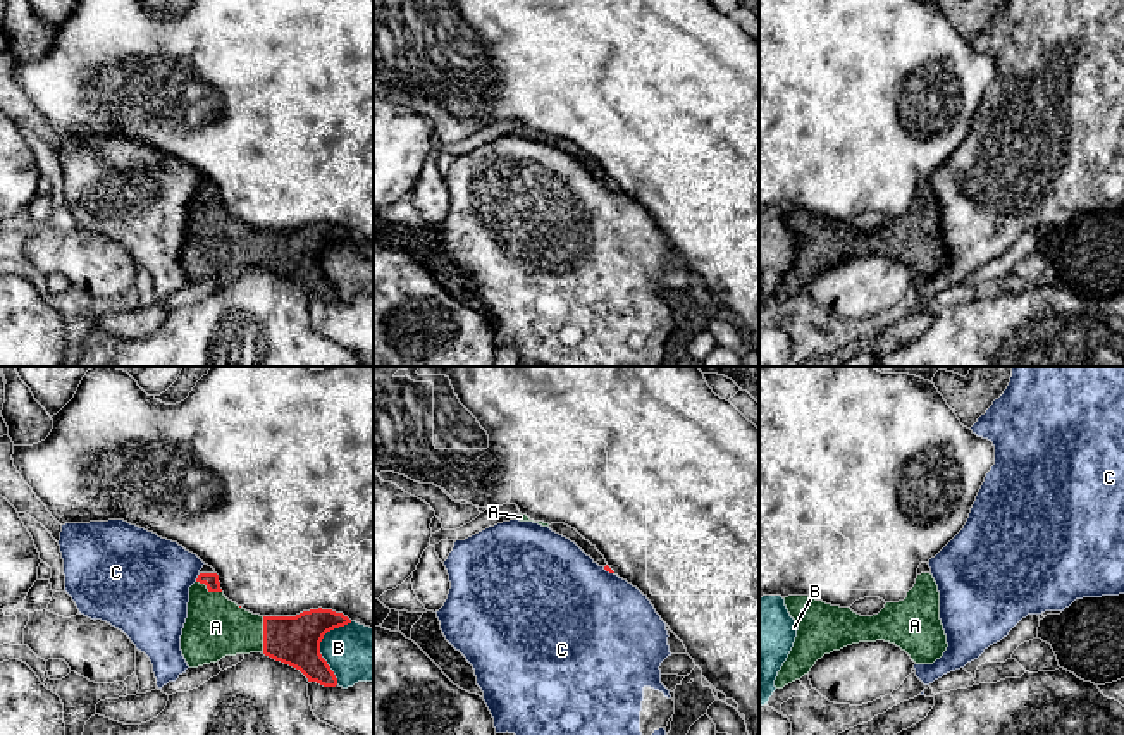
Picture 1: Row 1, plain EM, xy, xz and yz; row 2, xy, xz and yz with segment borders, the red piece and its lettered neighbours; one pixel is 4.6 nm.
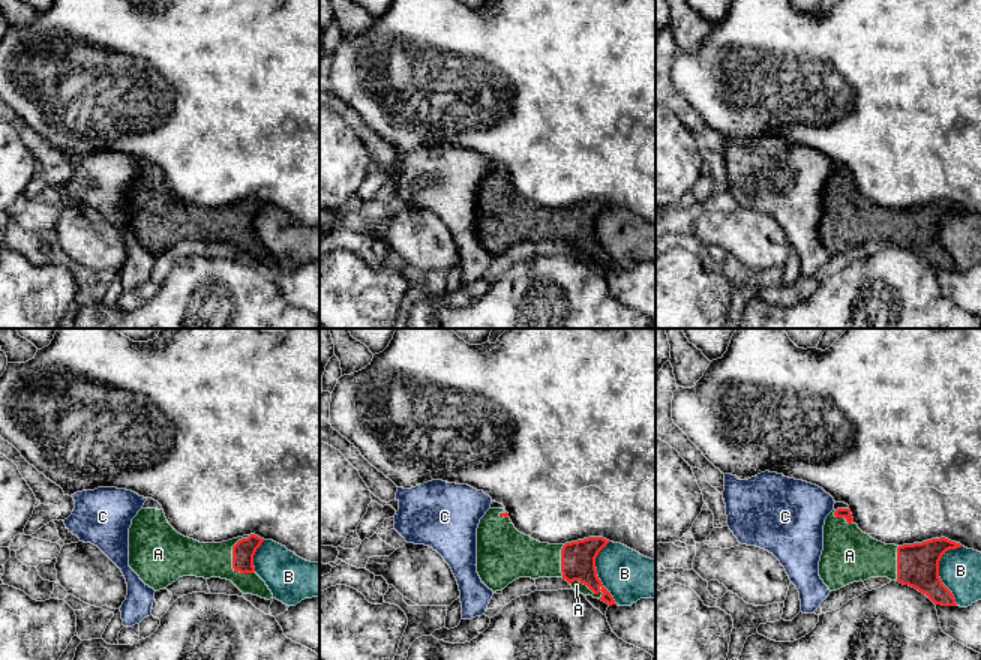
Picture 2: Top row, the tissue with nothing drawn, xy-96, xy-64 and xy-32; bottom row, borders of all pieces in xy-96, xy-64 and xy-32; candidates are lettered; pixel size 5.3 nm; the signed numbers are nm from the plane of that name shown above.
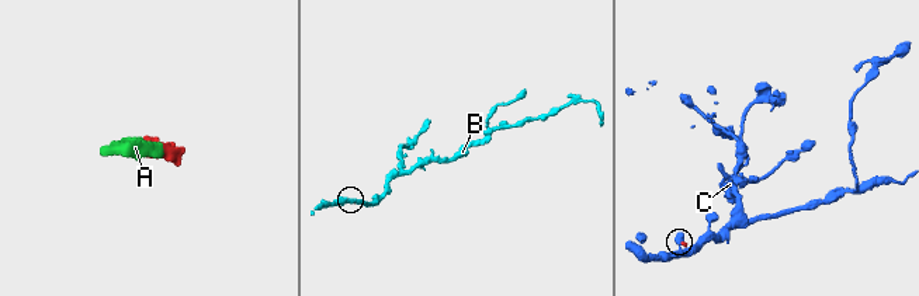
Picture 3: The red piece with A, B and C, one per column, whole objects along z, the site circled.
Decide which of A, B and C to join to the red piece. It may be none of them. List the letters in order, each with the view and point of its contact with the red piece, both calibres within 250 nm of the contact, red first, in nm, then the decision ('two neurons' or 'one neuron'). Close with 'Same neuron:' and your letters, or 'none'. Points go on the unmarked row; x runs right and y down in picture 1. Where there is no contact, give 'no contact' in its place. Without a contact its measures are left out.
A: meets red in xy at (264, 250); 240 nm thick on the red side, 280 nm on the other; one neuron
B: meets red in xy at (319, 260); 240 nm thick on the red side, 280 nm on the other; two neurons
C: meets red in xy at (198, 191); 70 nm thick on the red side, 420 nm on the other; two neurons
Same neuron: A

